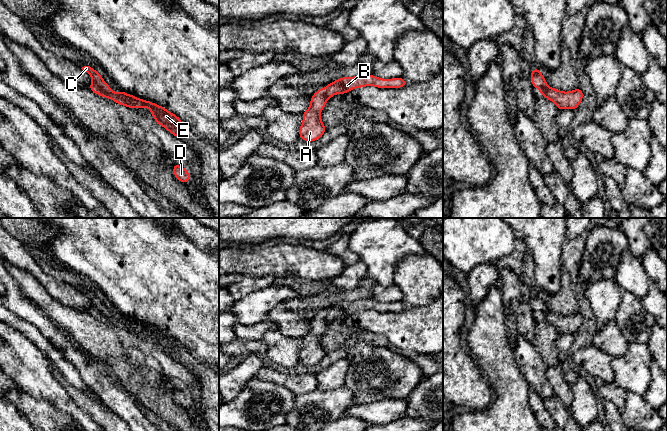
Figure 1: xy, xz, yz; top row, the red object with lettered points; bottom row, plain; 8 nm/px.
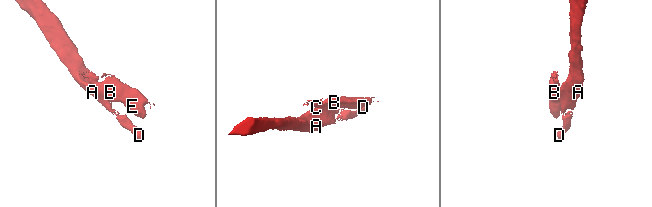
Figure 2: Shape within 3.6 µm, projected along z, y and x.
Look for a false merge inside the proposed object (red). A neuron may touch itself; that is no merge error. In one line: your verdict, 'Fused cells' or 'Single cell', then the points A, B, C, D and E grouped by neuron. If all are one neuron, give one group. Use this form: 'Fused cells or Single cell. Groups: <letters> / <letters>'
Fused cells. Groups: A D / B C E

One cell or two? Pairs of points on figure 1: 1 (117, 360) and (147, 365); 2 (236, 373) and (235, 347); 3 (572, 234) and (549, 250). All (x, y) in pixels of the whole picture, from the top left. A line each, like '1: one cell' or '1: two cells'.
1: one cell
2: two cells
3: two cells

